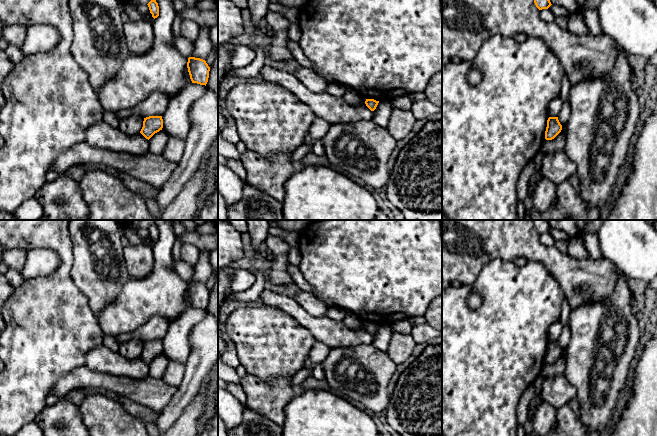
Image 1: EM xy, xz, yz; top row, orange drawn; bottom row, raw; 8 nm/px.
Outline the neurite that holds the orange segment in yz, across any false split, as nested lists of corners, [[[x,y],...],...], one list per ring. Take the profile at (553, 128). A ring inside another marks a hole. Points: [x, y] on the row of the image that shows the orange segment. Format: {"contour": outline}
{"contour": [[[549,117],[547,120],[547,127],[545,131],[545,139],[554,139],[562,130],[562,125],[560,124],[558,117]]]}

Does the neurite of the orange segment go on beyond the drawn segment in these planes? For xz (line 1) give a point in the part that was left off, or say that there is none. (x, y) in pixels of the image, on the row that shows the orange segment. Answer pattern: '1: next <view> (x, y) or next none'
1: next none

